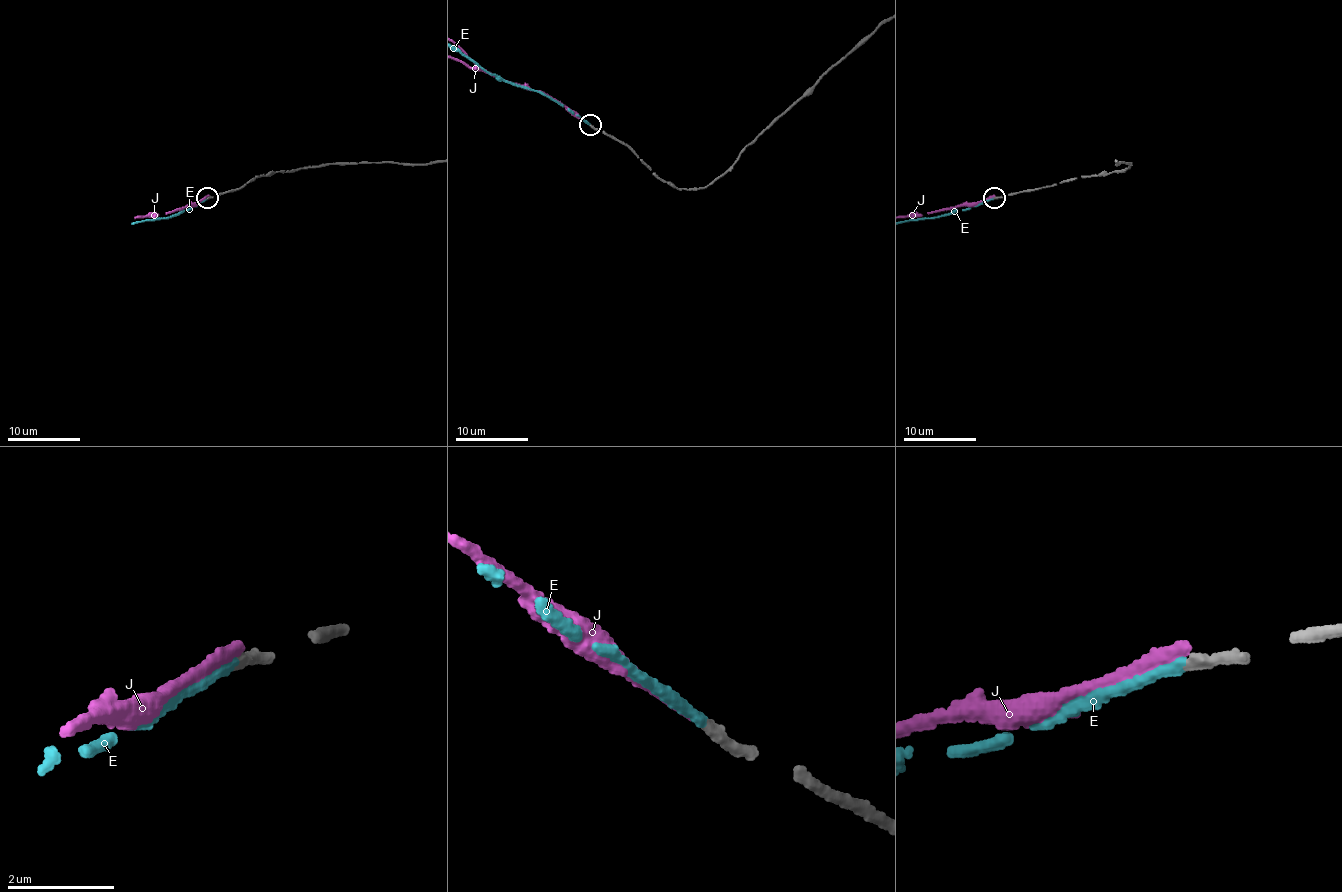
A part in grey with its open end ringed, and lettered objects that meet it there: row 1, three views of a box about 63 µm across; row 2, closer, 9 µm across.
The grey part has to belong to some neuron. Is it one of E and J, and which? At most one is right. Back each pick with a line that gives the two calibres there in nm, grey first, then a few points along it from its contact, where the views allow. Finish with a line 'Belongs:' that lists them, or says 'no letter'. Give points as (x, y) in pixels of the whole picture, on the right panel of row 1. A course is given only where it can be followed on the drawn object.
E: Thickness 220 nm (grey) against 180 nm
Belongs: E

